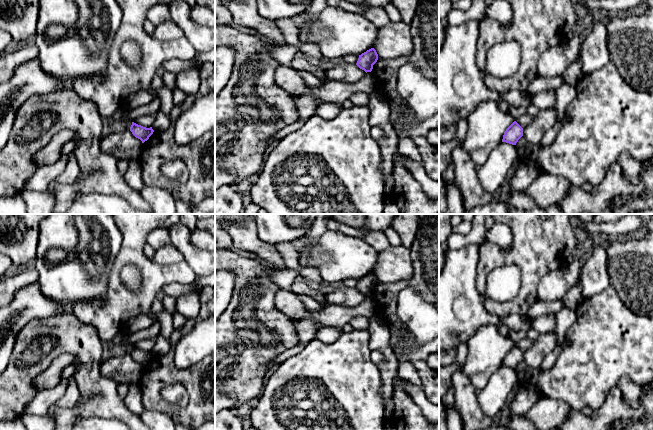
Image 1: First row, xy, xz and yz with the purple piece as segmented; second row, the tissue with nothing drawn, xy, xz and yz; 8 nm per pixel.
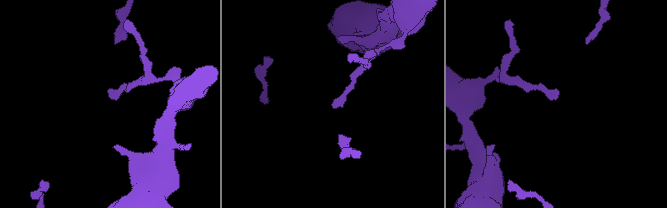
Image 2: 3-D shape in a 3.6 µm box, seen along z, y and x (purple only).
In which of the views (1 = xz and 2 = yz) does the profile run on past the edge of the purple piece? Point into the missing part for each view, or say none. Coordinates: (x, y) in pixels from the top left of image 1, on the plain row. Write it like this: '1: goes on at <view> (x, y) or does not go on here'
1: does not go on here
2: does not go on here

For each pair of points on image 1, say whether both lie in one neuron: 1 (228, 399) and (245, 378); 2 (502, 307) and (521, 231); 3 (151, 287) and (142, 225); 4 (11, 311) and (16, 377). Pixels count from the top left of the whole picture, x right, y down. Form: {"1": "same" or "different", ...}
{"1": "different", "2": "same", "3": "same", "4": "different"}

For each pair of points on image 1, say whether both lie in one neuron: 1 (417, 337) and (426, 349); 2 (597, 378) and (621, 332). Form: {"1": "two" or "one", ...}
{"1": "two", "2": "one"}

